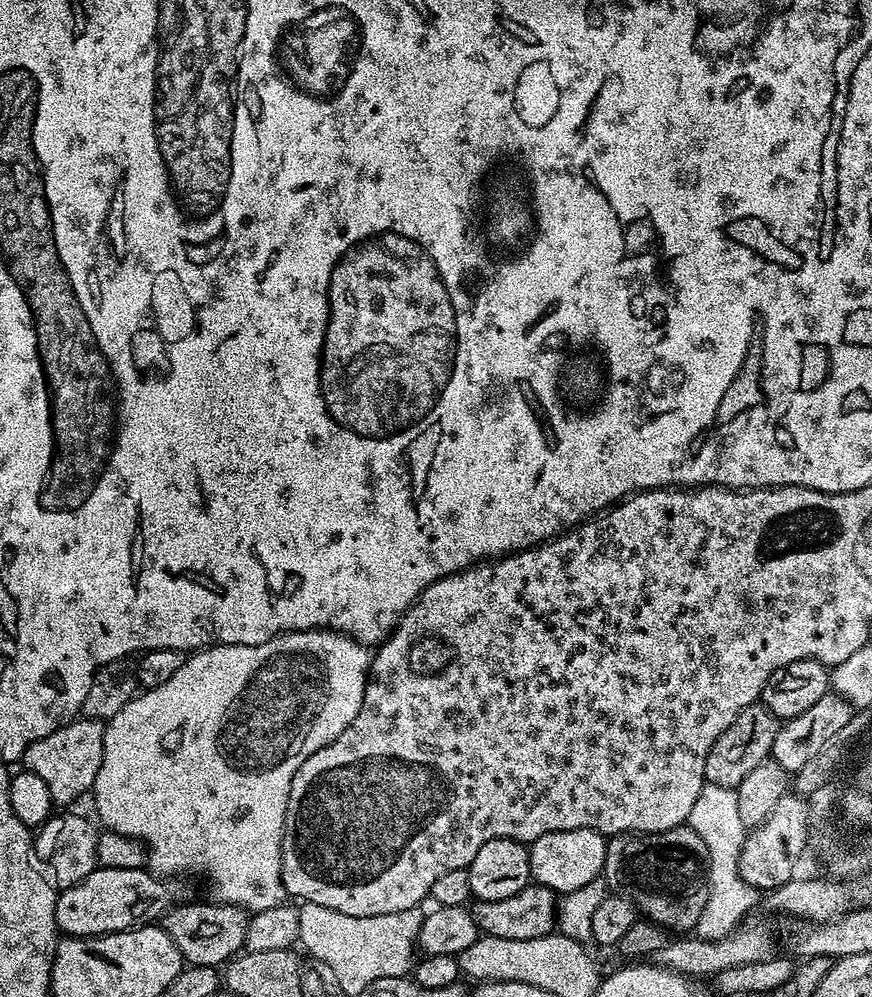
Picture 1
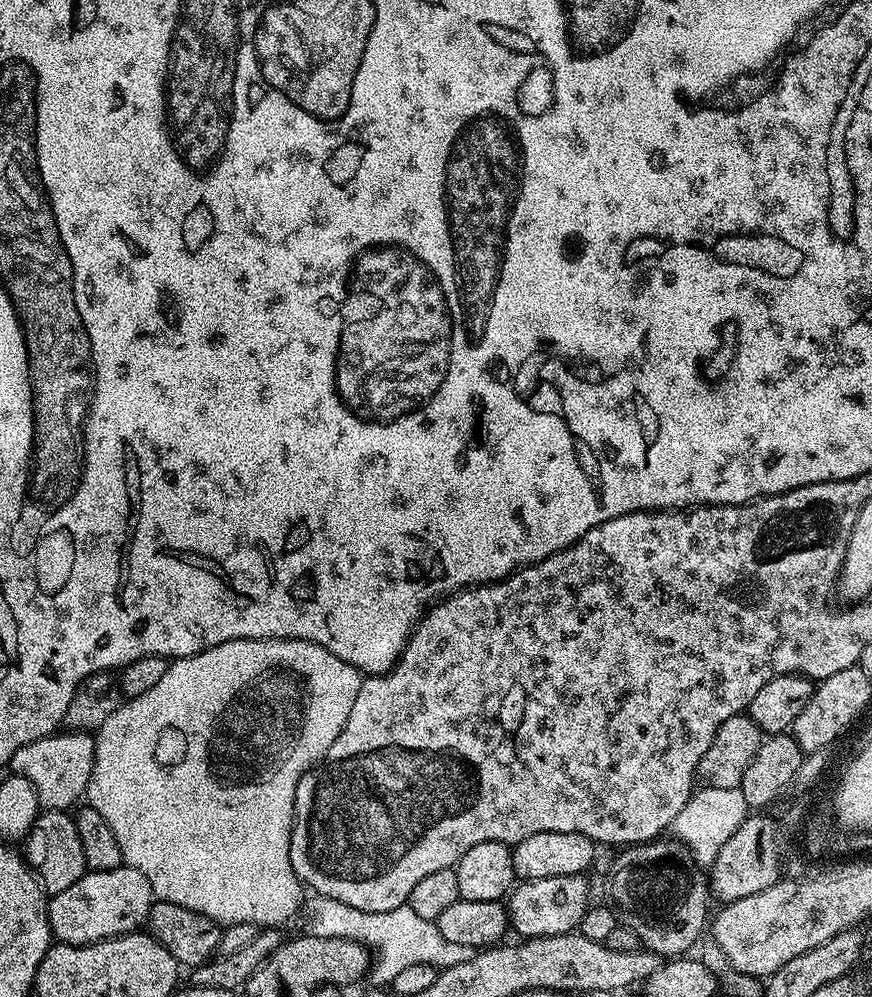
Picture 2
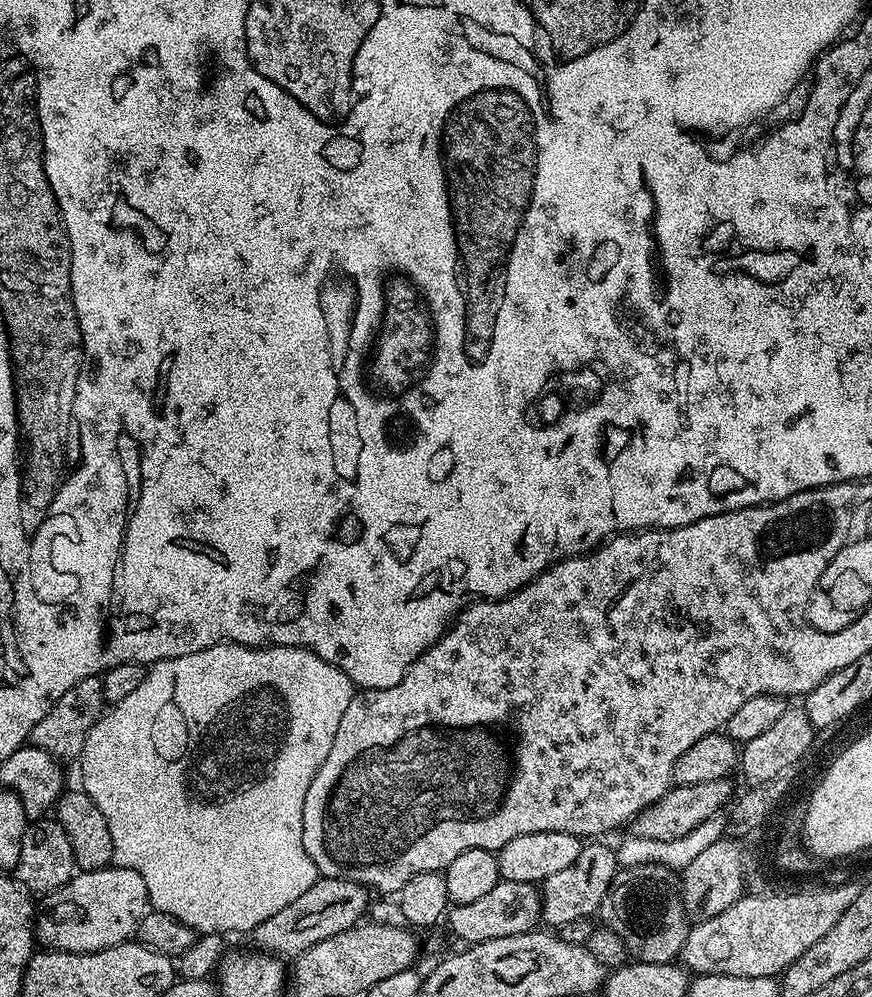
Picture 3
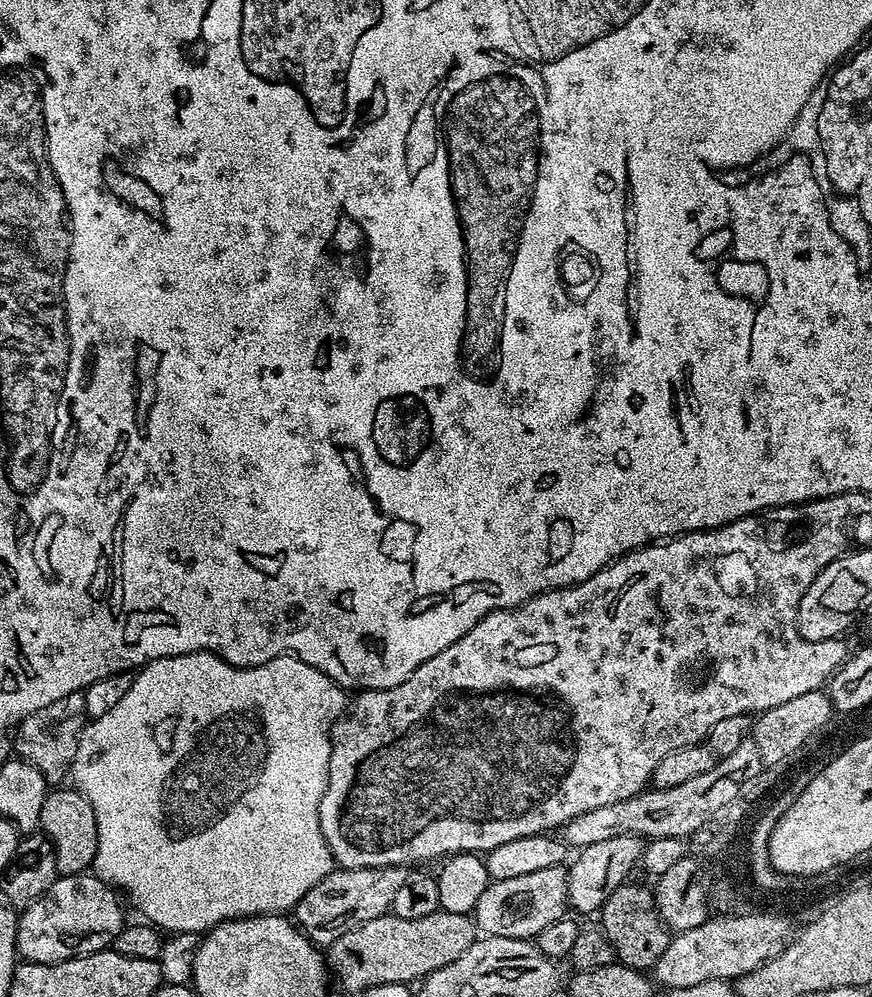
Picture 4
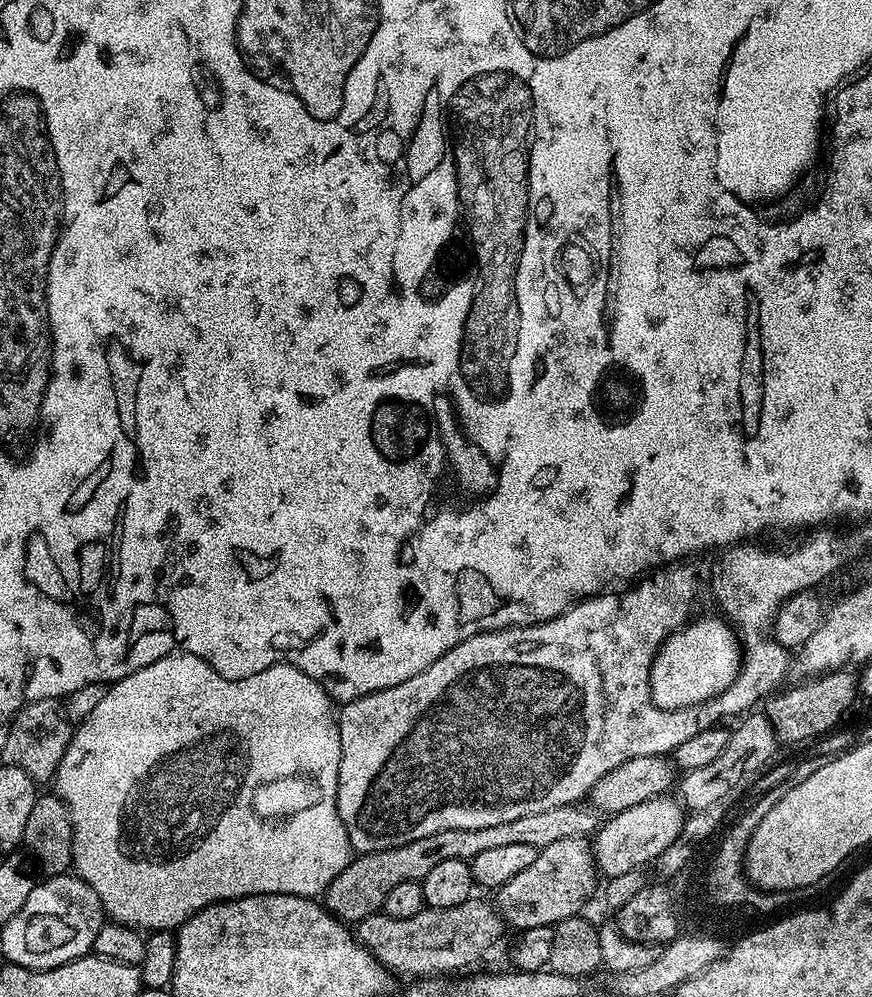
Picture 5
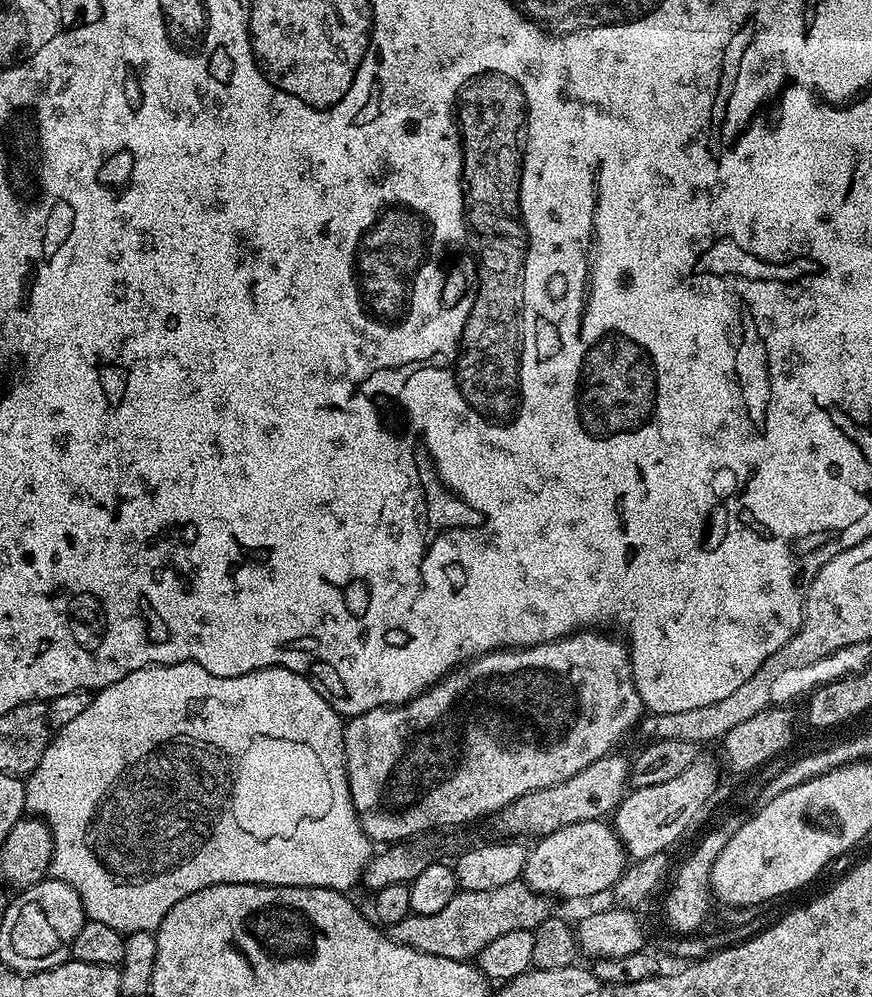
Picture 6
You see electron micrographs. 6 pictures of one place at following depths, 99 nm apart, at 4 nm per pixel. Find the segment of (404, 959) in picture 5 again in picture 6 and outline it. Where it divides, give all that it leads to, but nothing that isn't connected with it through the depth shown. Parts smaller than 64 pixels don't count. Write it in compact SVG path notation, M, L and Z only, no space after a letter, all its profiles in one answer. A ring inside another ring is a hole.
M522 880L514 883L506 883L493 890L466 891L458 890L450 900L449 905L436 914L417 916L415 914L402 918L402 922L391 925L390 935L400 944L410 946L419 952L434 954L436 957L454 958L455 960L470 960L477 957L481 950L485 949L494 939L503 934L512 933L514 930L535 931L535 928L546 920L550 914L547 897L533 891Z

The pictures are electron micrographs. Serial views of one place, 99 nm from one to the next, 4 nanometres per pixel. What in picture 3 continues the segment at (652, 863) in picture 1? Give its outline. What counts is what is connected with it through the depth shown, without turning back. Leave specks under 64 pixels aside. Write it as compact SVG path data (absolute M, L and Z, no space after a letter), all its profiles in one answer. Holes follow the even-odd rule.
M636 864L633 868L617 871L615 883L606 898L602 898L598 916L599 919L604 919L601 920L603 927L614 930L614 934L618 934L622 942L626 942L628 955L636 962L673 963L679 957L690 927L690 916L684 907L681 877L664 864Z

